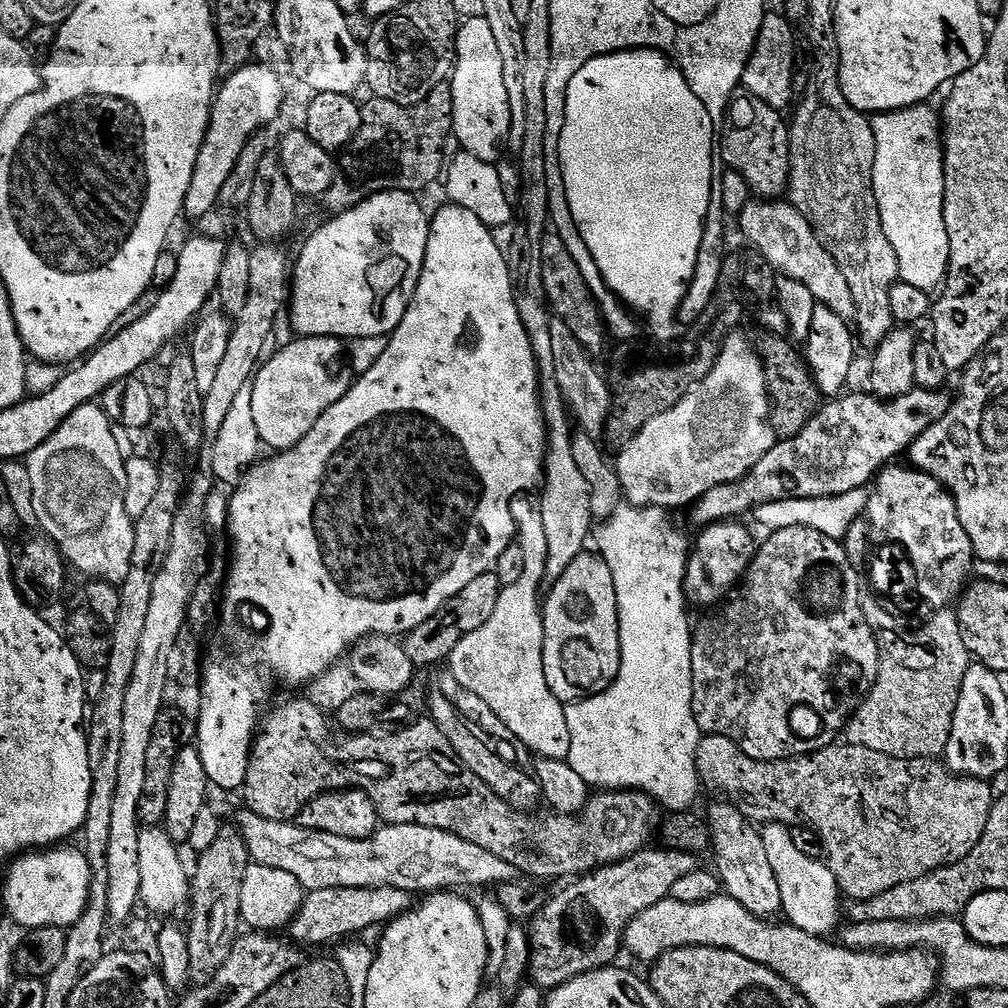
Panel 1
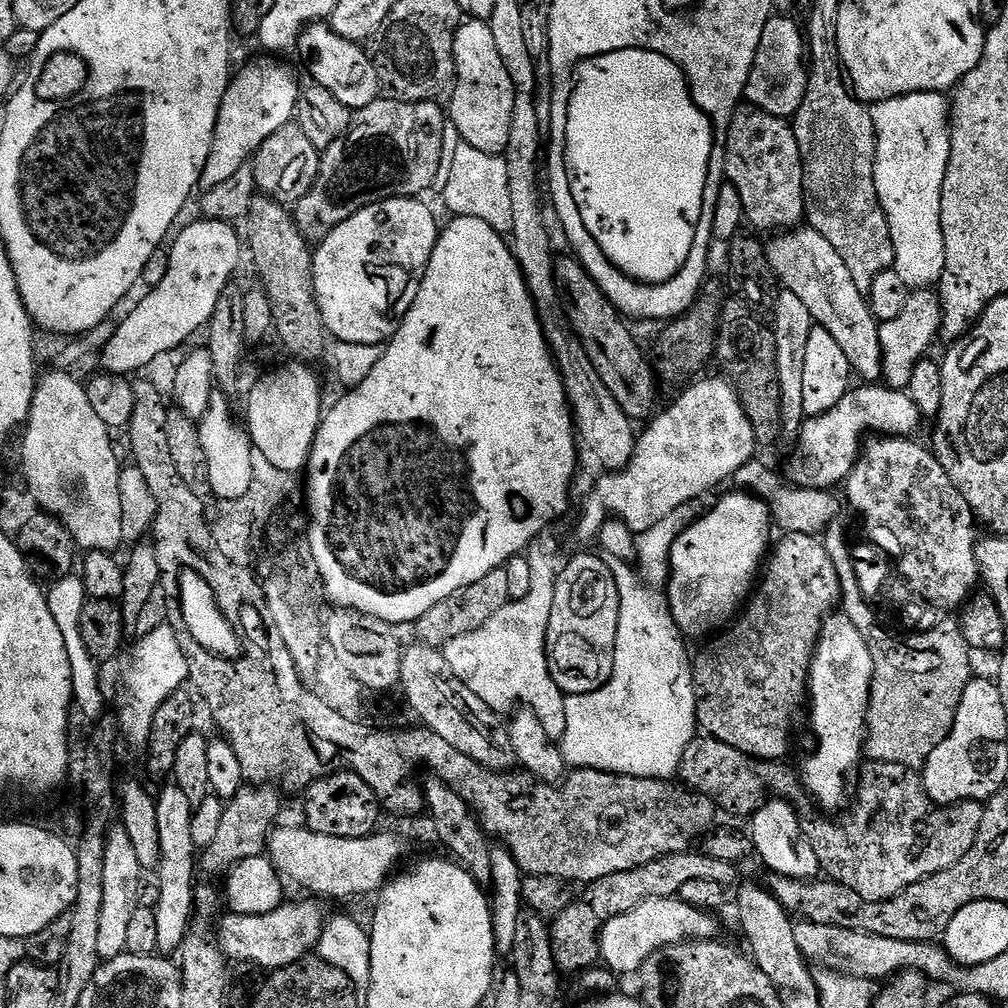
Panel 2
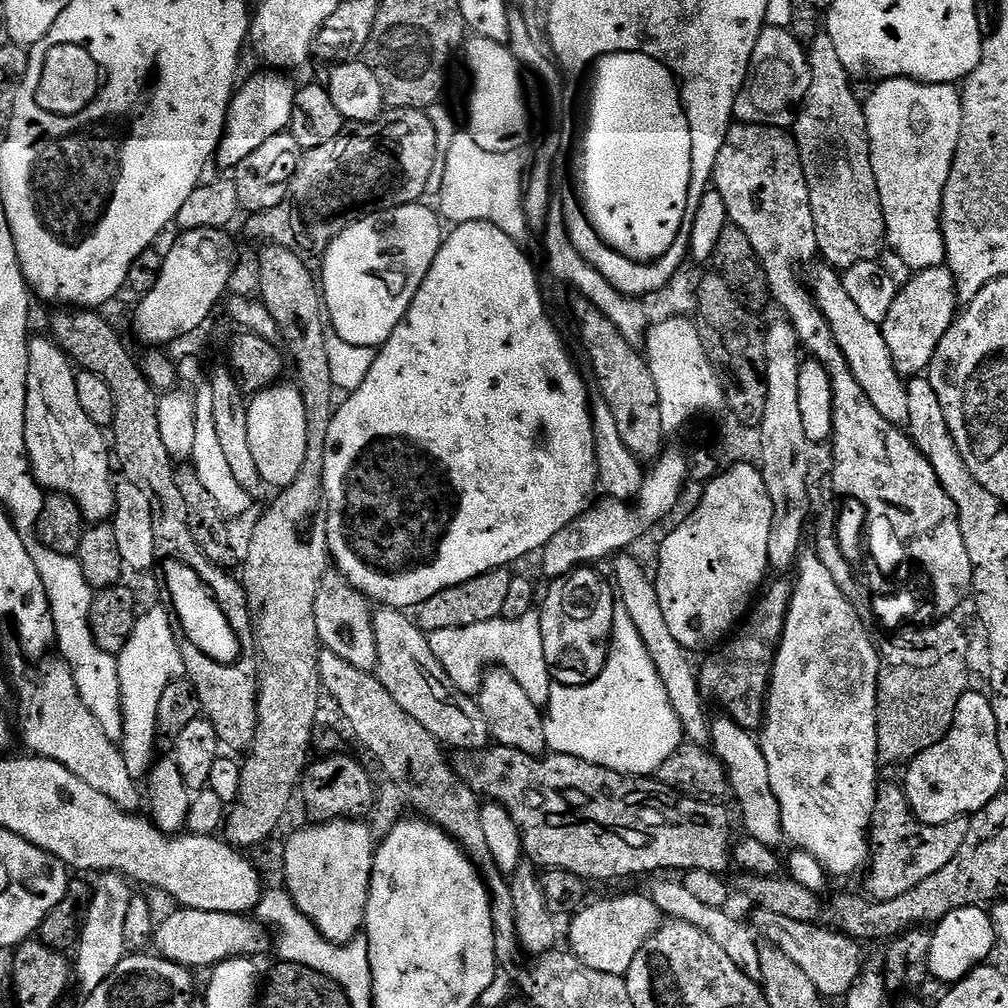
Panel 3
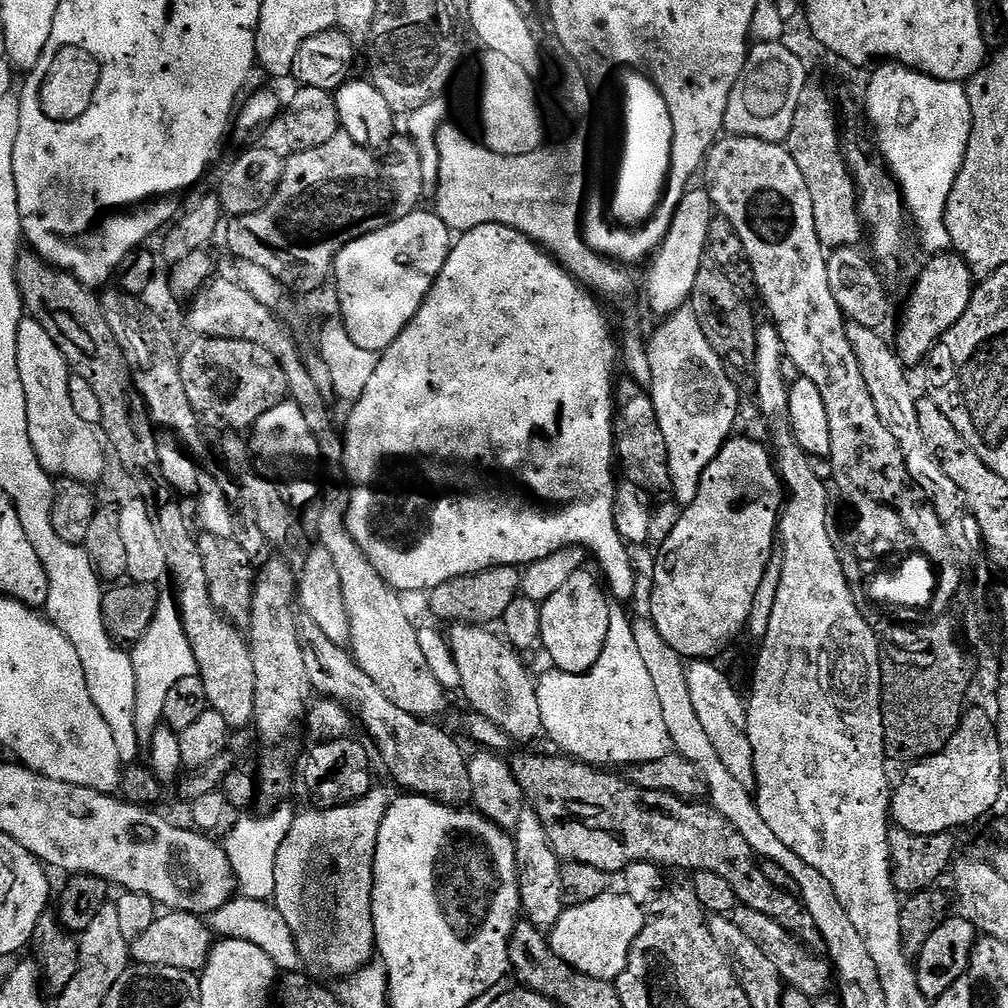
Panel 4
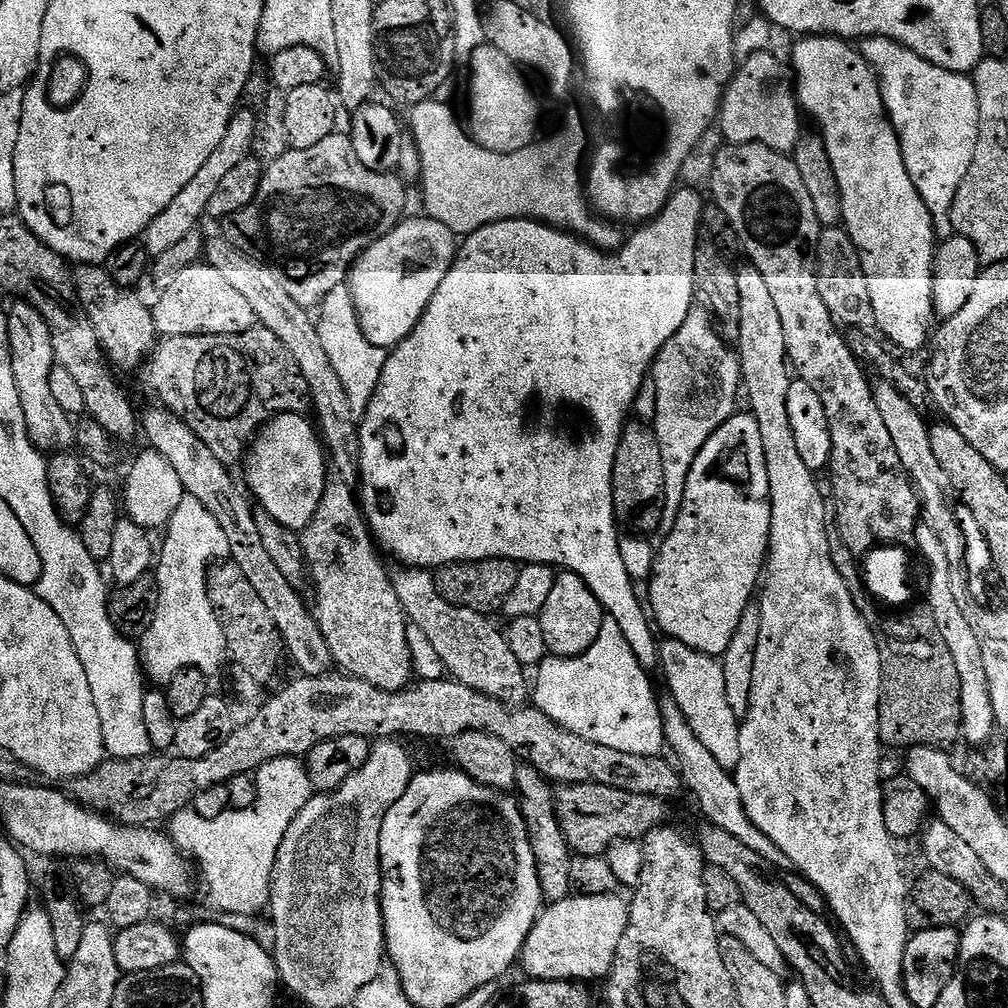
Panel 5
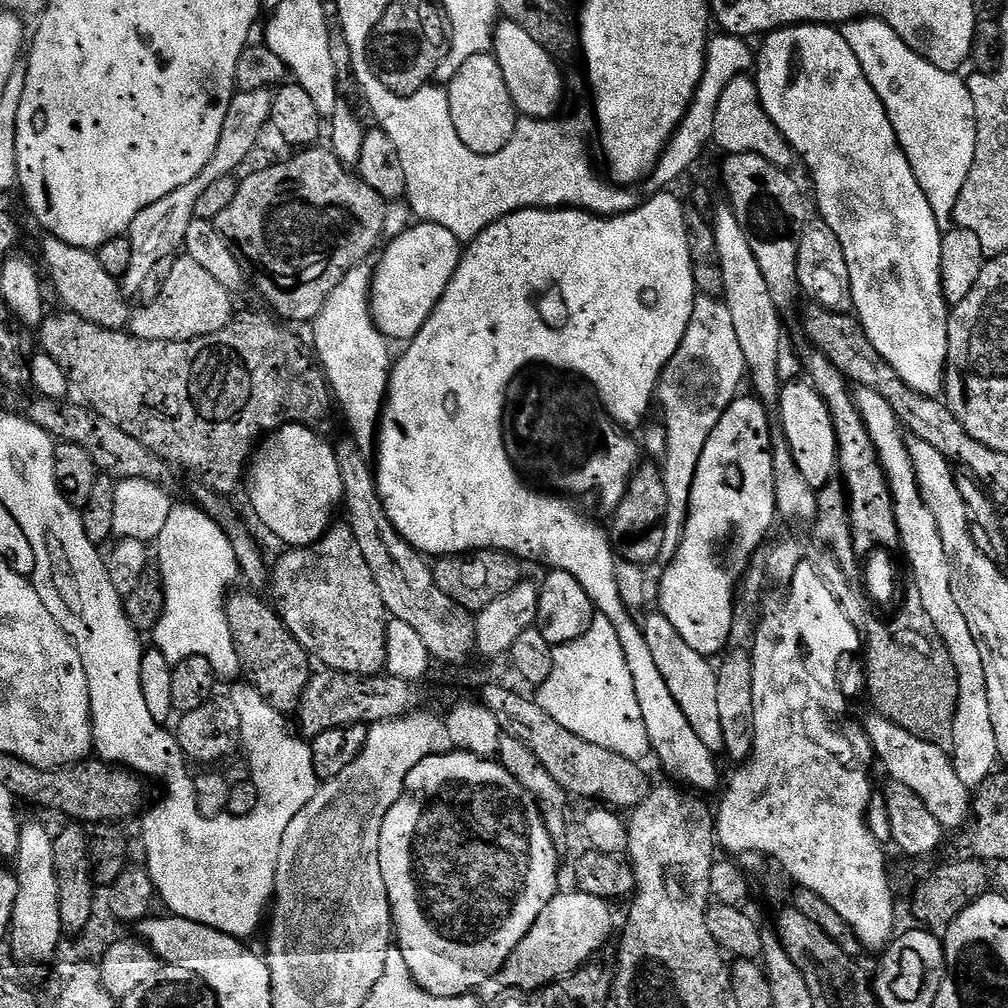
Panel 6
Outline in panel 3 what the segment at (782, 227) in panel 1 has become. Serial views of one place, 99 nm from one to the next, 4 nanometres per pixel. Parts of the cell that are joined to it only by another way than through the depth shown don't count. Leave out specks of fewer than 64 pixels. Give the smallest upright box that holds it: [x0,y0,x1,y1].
[810,266,910,426]

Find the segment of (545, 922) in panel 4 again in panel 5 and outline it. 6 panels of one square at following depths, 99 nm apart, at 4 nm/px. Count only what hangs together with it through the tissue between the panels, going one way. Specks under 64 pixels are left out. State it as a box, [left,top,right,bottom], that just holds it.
[514,766,574,904]

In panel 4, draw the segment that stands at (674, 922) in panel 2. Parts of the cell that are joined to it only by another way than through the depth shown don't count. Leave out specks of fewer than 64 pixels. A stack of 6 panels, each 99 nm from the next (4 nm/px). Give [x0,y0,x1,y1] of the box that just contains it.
[550,890,645,982]

